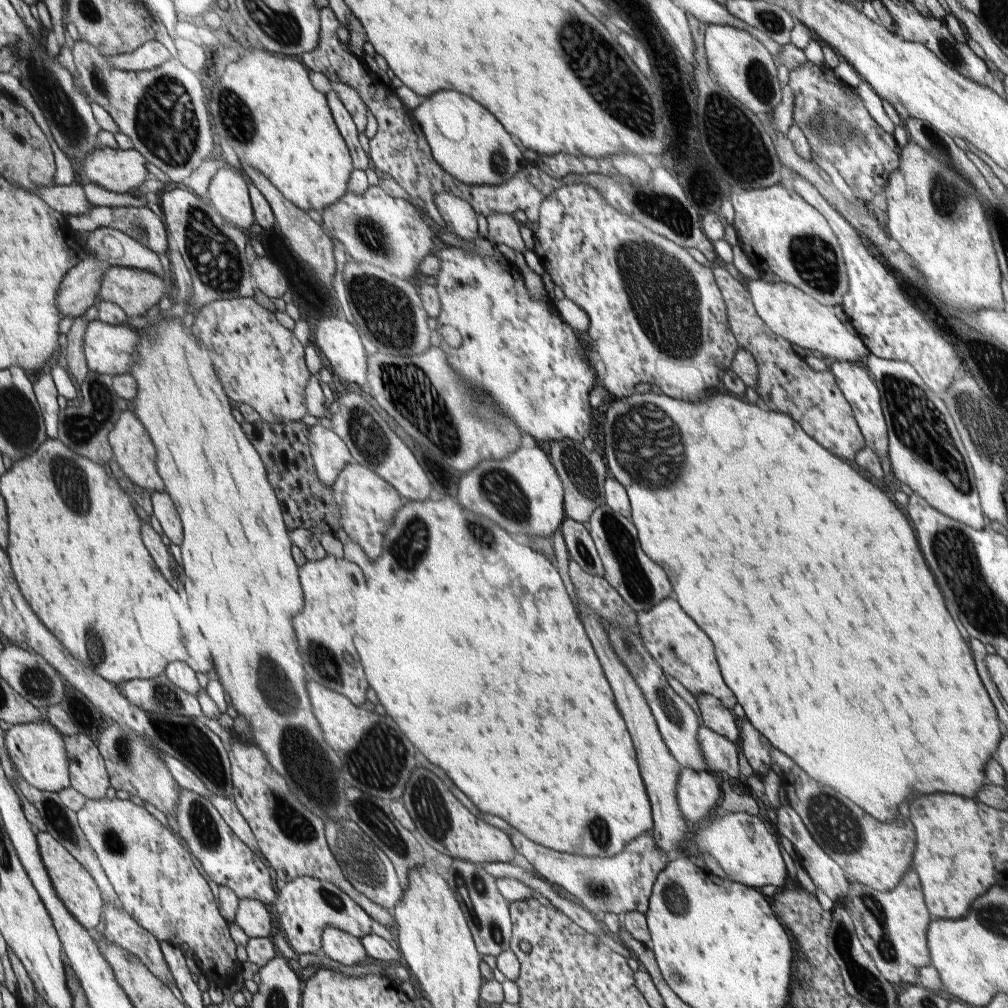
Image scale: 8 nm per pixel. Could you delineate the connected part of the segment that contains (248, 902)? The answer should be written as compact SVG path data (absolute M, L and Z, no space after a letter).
M239 899L239 907L235 916L236 924L250 937L272 937L275 923L270 918L270 911L258 899Z

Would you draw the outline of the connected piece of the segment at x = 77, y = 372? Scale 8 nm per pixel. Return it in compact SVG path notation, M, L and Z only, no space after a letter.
M86 315L77 316L66 333L68 340L67 347L67 366L66 370L70 371L79 384L82 384L89 368L85 356L85 337L87 336L88 318Z

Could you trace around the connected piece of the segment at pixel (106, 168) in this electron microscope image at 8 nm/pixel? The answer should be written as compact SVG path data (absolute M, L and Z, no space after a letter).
M105 147L88 155L83 162L83 173L92 183L112 192L131 193L148 178L146 158L136 149Z

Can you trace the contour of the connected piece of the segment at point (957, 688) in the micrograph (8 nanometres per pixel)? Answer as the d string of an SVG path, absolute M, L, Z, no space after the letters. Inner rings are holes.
M721 392L719 394L712 393L708 398L704 398L702 402L688 402L680 399L674 400L674 398L666 396L666 394L652 393L645 395L633 394L631 397L621 399L614 398L612 404L604 410L604 416L600 418L600 426L602 426L602 430L604 430L605 446L603 456L607 468L614 474L616 480L622 482L622 486L627 490L627 495L630 496L631 519L637 528L641 547L656 564L660 564L660 568L664 568L664 572L666 572L668 578L672 580L674 598L680 603L684 612L690 616L690 618L694 619L694 622L714 643L715 655L717 656L722 676L728 688L736 695L737 702L744 708L745 718L754 725L754 728L756 728L761 735L767 738L774 748L778 748L780 752L792 758L795 764L803 771L806 771L812 778L832 787L840 794L847 796L854 804L857 804L862 810L865 810L870 816L873 816L880 822L894 821L899 814L898 808L900 808L904 802L910 804L912 800L922 795L952 793L953 795L960 795L976 800L981 788L989 783L985 775L985 768L989 760L995 758L998 745L1005 731L1003 730L996 707L977 671L971 648L969 648L968 644L964 641L964 637L960 630L958 630L958 626L954 624L952 616L948 614L946 604L944 604L944 596L942 596L940 588L936 586L934 576L932 576L930 568L926 566L924 556L920 554L916 534L914 534L914 530L912 530L908 518L900 512L899 506L896 506L892 500L888 500L888 496L884 494L882 490L878 490L874 484L870 484L868 480L864 480L864 478L848 464L848 461L845 462L843 458L835 454L830 454L828 449L825 449L809 434L806 434L804 429L793 418L790 418L790 416L770 409L763 410L756 406L756 404L743 402L742 399L738 400L738 398L735 398L733 395L730 396L730 394L722 394ZM664 466L674 466L674 472L680 472L682 476L676 478L676 474L670 474L668 468L664 468ZM670 478L676 480L676 484L670 486L670 488L660 488L660 486L666 486Z

